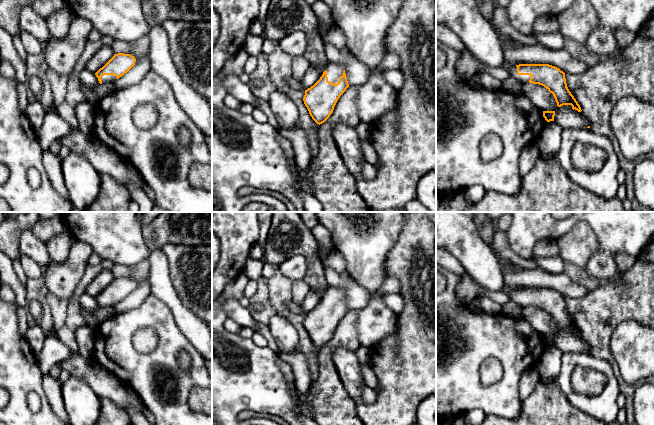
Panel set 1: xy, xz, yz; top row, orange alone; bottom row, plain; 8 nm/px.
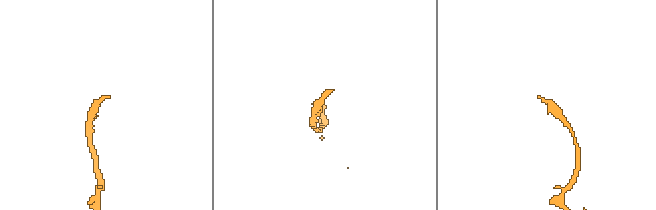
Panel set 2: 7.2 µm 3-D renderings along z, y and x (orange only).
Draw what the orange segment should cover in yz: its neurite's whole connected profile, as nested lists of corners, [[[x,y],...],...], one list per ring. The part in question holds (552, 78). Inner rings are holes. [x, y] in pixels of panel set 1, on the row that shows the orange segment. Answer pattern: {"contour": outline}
{"contour": [[[503,64],[510,76],[523,84],[533,83],[544,86],[553,94],[558,107],[571,105],[581,112],[581,107],[567,87],[565,73],[549,64]]]}

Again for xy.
{"contour": [[[114,54],[95,75],[100,84],[115,83],[117,79],[127,73],[135,65],[135,62],[135,57],[130,54]]]}

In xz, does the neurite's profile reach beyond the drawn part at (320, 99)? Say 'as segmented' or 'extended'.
extended

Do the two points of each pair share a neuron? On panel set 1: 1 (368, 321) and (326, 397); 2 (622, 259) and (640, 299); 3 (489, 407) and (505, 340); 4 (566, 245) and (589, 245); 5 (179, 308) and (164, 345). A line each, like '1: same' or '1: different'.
1: different
2: different
3: same
4: same
5: different

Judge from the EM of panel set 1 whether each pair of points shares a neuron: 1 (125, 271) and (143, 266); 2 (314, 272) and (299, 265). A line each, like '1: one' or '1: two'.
1: one
2: two

